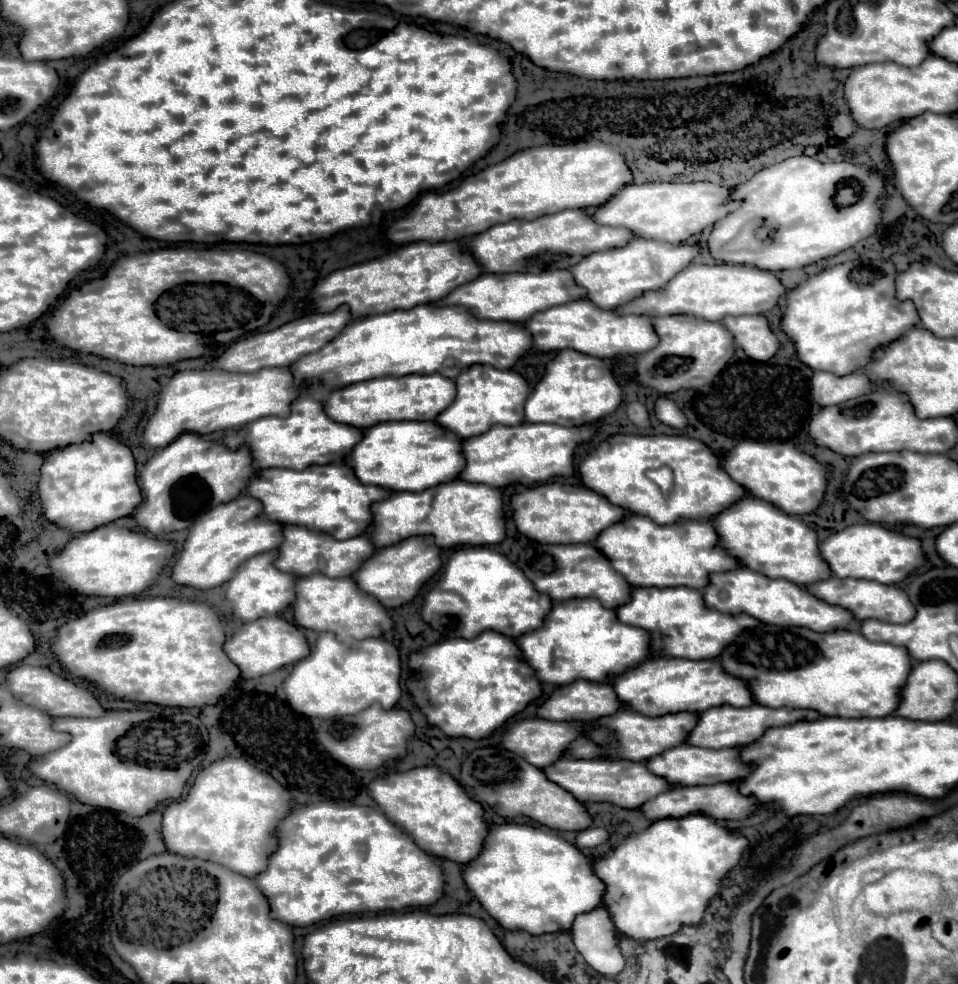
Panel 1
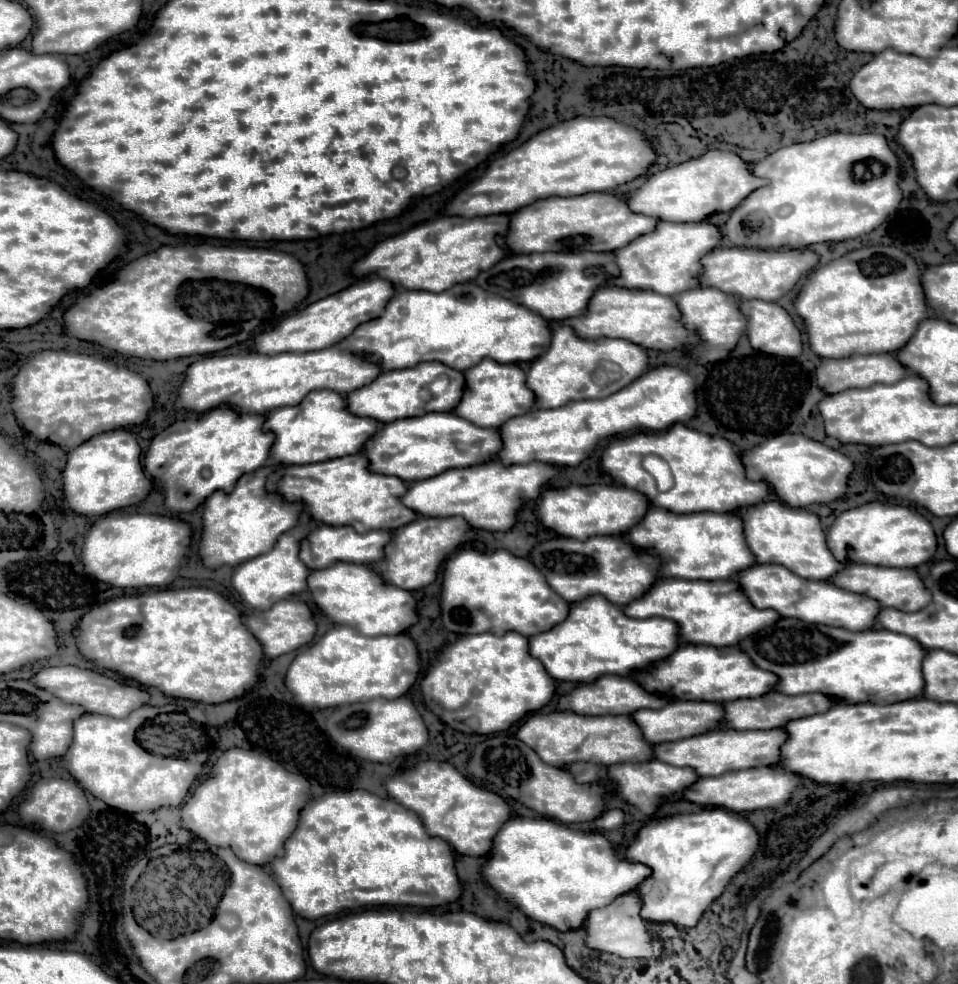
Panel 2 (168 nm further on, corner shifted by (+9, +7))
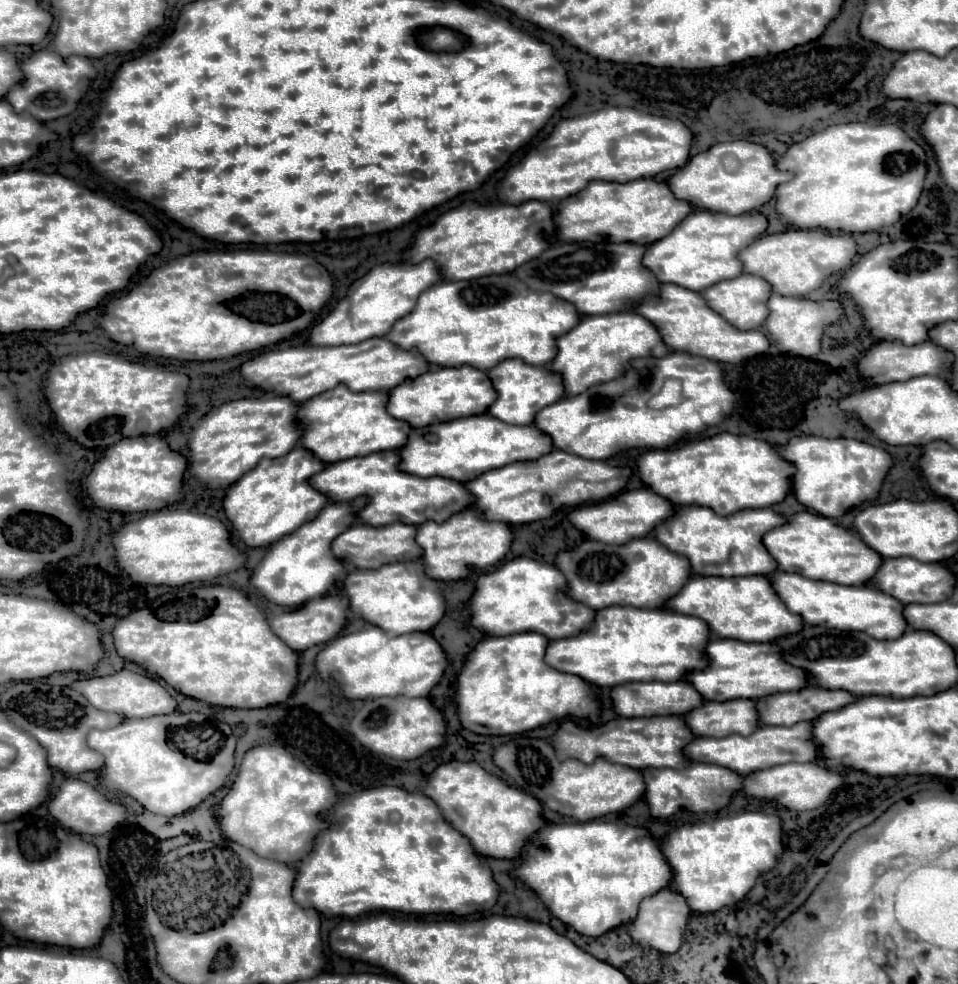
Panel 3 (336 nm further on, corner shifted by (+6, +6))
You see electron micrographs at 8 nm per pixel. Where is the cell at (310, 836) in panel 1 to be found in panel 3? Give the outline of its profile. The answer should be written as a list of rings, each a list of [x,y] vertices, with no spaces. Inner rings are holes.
[[[379,786],[379,788],[369,788],[369,790],[361,790],[355,794],[349,794],[347,800],[341,800],[337,804],[337,808],[333,810],[333,826],[329,830],[325,830],[325,834],[317,836],[317,846],[313,848],[313,854],[309,854],[309,858],[305,858],[303,862],[297,864],[297,882],[293,888],[293,898],[299,906],[303,908],[315,908],[317,912],[321,912],[323,916],[347,916],[347,918],[355,918],[373,910],[391,910],[391,912],[405,912],[405,914],[457,914],[457,916],[469,916],[475,912],[485,912],[489,908],[495,906],[495,892],[499,898],[499,884],[493,880],[493,872],[489,866],[485,866],[479,858],[479,854],[475,852],[475,848],[471,846],[469,838],[463,836],[461,832],[457,832],[441,814],[439,806],[427,798],[423,792],[407,792],[403,788],[397,786]],[[391,812],[399,812],[399,822],[391,820]]]

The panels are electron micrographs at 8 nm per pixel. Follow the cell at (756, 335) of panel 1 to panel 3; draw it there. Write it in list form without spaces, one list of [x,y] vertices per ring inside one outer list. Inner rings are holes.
[[[773,294],[769,298],[769,310],[771,314],[765,322],[765,332],[771,338],[771,342],[785,352],[791,352],[795,356],[805,356],[805,358],[819,354],[825,328],[835,326],[845,318],[845,310],[837,300],[815,302],[809,298],[795,298],[795,296],[781,296],[781,294]]]

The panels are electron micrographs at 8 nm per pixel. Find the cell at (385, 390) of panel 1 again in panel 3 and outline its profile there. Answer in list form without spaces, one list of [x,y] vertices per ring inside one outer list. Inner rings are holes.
[[[461,366],[461,368],[435,368],[433,372],[425,372],[425,374],[417,376],[415,380],[403,382],[401,386],[389,390],[387,394],[389,394],[389,404],[387,404],[389,414],[393,418],[399,418],[399,420],[409,422],[413,428],[425,428],[425,426],[439,424],[439,422],[451,422],[451,420],[457,420],[457,418],[485,414],[489,410],[489,406],[497,400],[497,390],[493,388],[493,382],[487,376],[487,372],[483,372],[479,368],[471,368],[471,366]]]

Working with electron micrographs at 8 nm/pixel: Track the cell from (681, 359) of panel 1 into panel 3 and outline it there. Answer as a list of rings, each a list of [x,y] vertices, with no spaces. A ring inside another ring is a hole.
[[[741,274],[737,278],[721,280],[721,282],[713,284],[713,286],[709,286],[703,294],[705,294],[707,304],[713,310],[717,310],[723,318],[733,322],[733,326],[737,326],[739,330],[753,330],[753,328],[761,328],[763,322],[767,320],[767,316],[769,316],[767,300],[773,294],[773,290],[771,290],[771,284],[767,280],[763,280],[761,276]]]

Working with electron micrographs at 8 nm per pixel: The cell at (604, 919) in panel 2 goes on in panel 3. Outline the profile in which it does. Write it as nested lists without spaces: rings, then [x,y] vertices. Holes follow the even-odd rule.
[[[665,888],[659,894],[645,898],[639,906],[637,918],[625,928],[635,942],[649,944],[659,952],[677,952],[683,942],[683,934],[687,930],[689,918],[691,918],[691,908],[687,906],[685,896],[681,896],[675,888]]]

